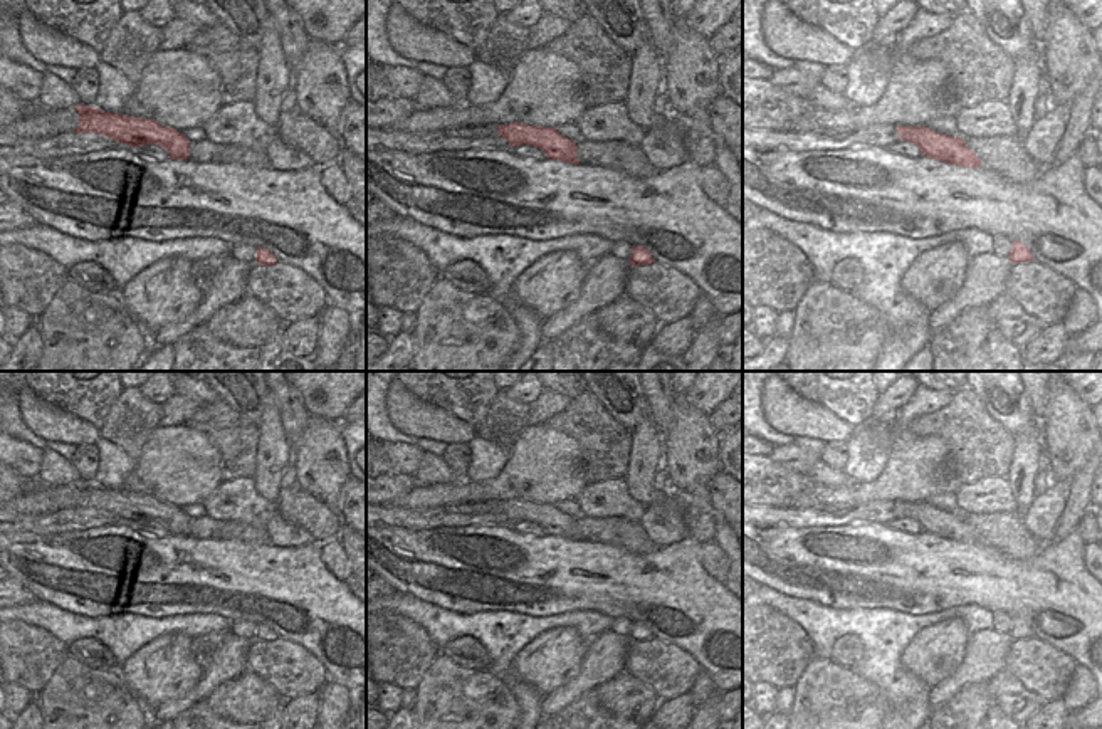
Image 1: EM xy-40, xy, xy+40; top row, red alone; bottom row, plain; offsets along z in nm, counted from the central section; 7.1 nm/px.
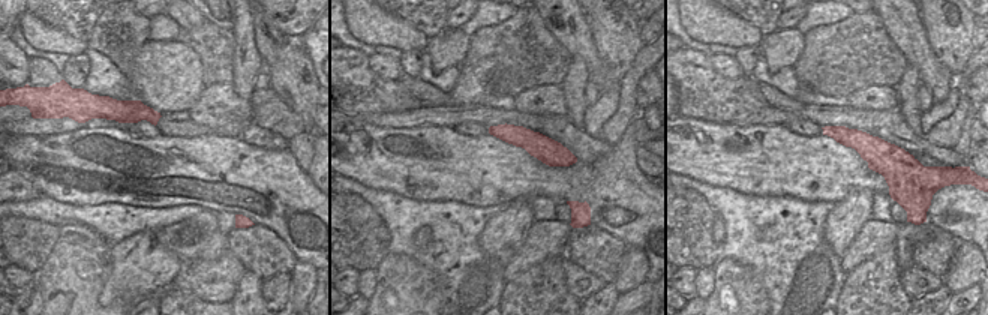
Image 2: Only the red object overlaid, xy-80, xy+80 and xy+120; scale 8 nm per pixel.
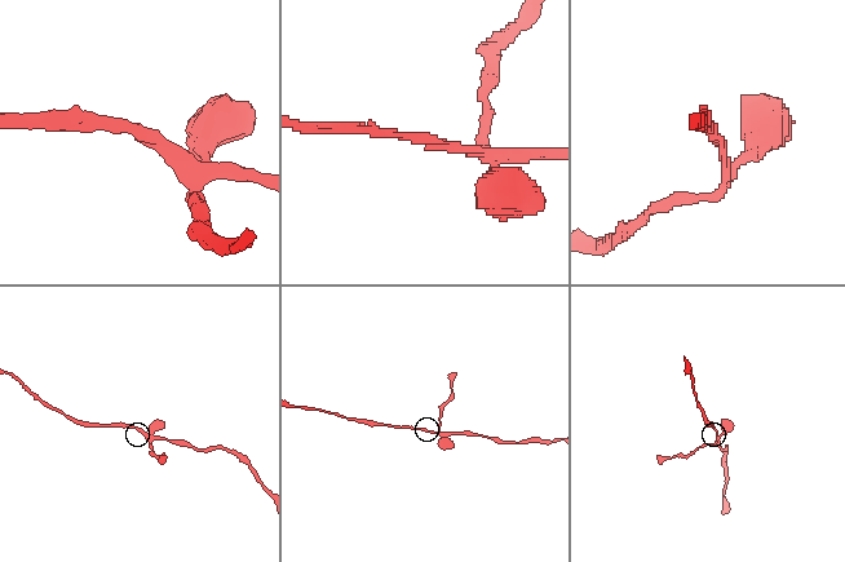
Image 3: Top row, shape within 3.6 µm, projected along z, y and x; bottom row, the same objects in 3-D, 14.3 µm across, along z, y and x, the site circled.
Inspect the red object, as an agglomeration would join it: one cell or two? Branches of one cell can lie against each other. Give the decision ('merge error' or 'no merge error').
no merge error

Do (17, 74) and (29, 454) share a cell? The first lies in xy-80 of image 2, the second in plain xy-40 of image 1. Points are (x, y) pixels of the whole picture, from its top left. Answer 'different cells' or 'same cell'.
same cell

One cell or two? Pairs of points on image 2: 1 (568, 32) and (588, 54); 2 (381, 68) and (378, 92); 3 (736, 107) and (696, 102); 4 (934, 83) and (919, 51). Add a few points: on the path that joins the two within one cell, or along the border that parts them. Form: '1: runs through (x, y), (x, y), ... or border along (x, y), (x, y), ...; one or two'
1: runs through (574, 38), (583, 48); one
2: border along (368, 57), (368, 65), (377, 74), (398, 81); two
3: runs through (726, 102), (706, 102); one
4: runs through (934, 75), (922, 59); one

